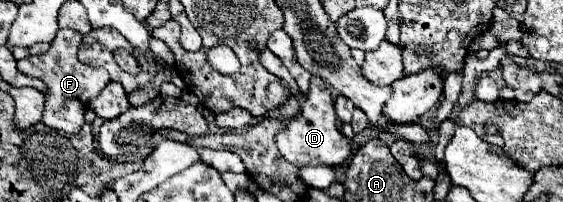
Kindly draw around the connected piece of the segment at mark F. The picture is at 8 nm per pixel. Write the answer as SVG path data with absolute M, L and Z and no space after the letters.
M59 29L55 41L51 43L51 49L43 55L33 55L29 59L17 61L17 69L23 75L37 77L47 85L47 95L45 95L45 111L43 111L43 123L51 129L63 131L67 135L79 133L81 125L85 123L83 111L99 91L109 83L109 75L103 69L93 69L77 61L77 49L81 43L81 35L71 31L71 29Z

